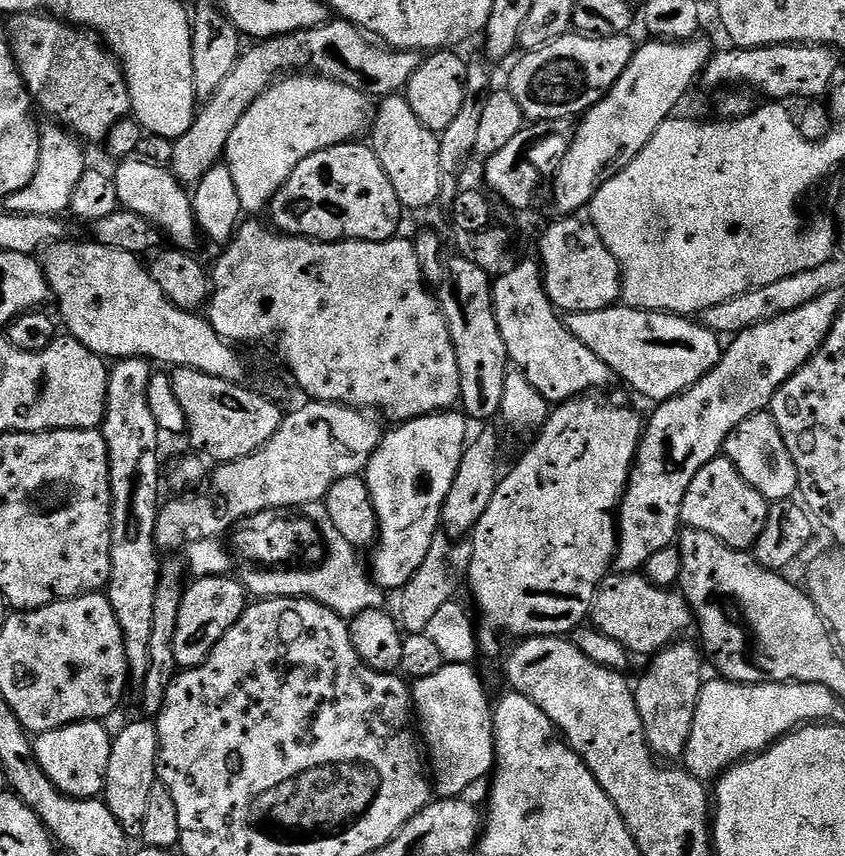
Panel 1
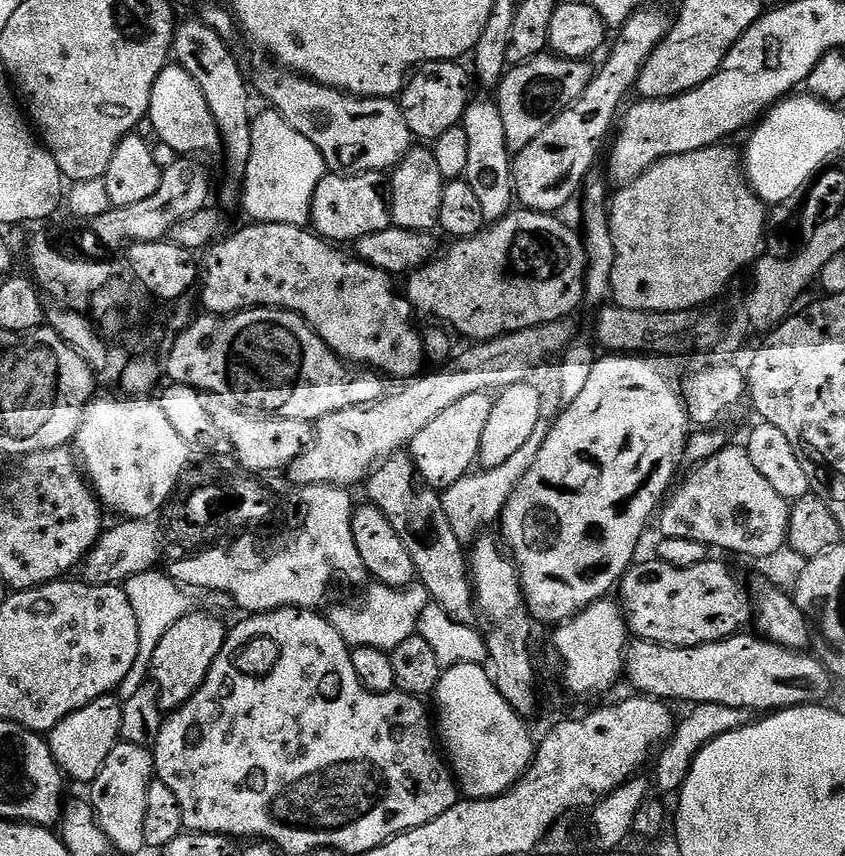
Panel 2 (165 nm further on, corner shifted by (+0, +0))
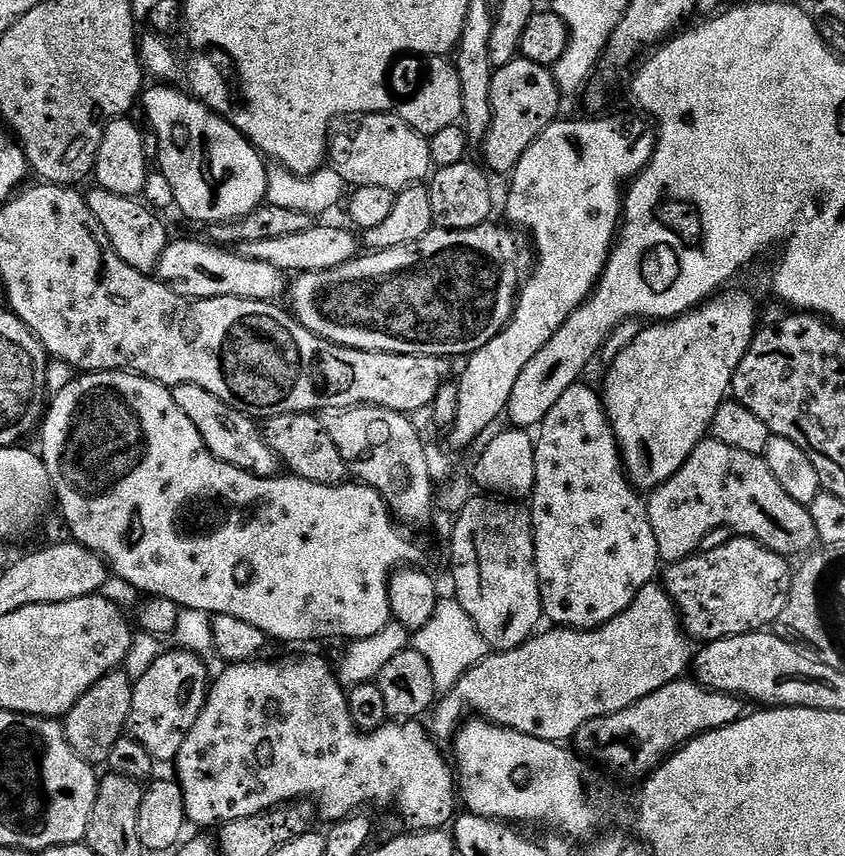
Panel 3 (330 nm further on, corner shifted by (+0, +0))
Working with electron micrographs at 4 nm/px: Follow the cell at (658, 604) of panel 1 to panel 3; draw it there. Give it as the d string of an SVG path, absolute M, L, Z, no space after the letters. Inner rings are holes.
M733 538L726 542L726 546L718 546L718 550L697 551L676 564L667 565L662 572L662 583L668 597L676 604L676 611L685 633L693 641L721 640L723 636L758 632L779 621L791 588L793 569L788 568L788 564L789 561L785 557L763 548L756 540Z

